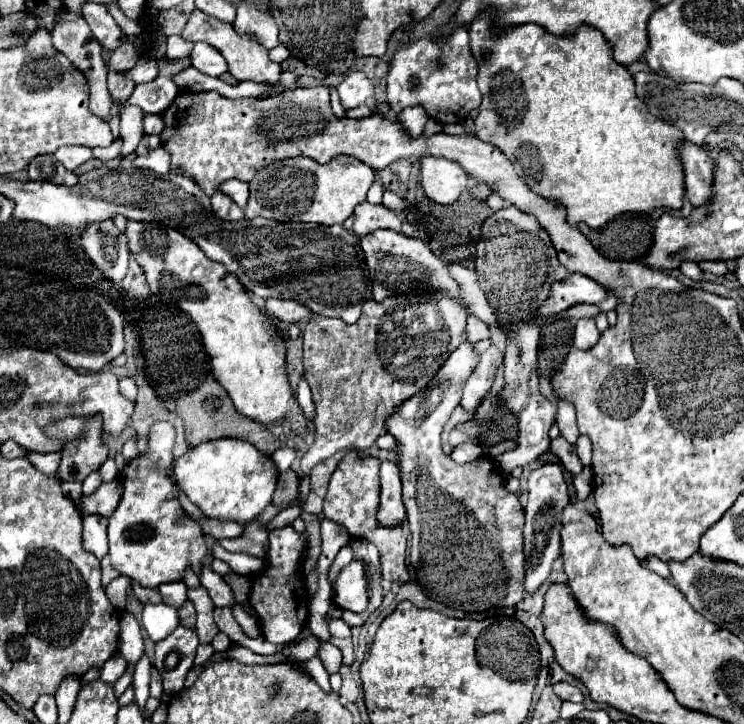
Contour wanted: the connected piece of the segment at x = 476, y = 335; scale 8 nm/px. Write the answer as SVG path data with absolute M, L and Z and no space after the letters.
M469 316L469 322L467 322L467 332L469 332L469 342L479 342L479 340L487 340L491 338L491 332L489 332L489 326L483 324L477 316Z

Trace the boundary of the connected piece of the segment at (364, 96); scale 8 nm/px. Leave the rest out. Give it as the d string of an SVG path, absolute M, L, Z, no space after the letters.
M349 72L345 80L337 86L341 104L345 110L357 108L361 104L371 102L373 98L373 84L363 72Z

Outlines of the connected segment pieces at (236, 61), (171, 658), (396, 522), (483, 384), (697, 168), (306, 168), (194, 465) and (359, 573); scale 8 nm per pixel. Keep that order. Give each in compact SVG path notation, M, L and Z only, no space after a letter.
M195 10L191 14L187 26L183 28L181 36L187 38L189 42L207 42L213 48L217 48L223 54L223 58L227 60L227 64L229 64L229 74L233 78L237 78L239 82L243 82L243 80L261 82L261 84L275 84L275 82L279 82L281 66L269 60L267 48L263 48L259 42L255 42L251 38L245 38L245 36L237 34L235 28L231 24L227 24L227 22L221 22L217 18L205 18L205 14L201 10Z
M177 626L163 642L155 646L155 668L163 678L167 694L179 694L191 664L195 660L199 638L195 630Z
M393 462L381 464L381 502L377 518L381 526L403 526L407 518L405 504L401 500L399 468Z
M491 346L485 354L481 354L479 364L475 366L473 374L469 376L469 380L465 382L465 388L463 388L463 398L461 398L463 410L471 410L471 412L477 410L483 396L491 390L497 368L501 364L503 364L503 354L495 346Z
M685 142L681 146L683 170L685 170L685 196L697 208L705 206L713 198L713 160L707 150Z
M297 156L273 162L259 170L249 182L249 202L245 206L245 218L269 218L279 222L313 222L323 226L343 224L357 204L367 196L369 186L375 180L375 170L357 158L339 156L327 164L319 164L311 158Z
M219 438L189 448L173 466L179 486L189 500L209 518L225 518L249 524L265 510L277 486L277 468L271 456L259 452L249 442L237 438Z
M351 560L351 564L347 564L339 574L332 591L337 606L351 612L363 612L369 602L365 566L359 560Z

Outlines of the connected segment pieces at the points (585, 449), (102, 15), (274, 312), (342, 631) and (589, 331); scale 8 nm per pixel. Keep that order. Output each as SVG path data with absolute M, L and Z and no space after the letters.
M579 436L575 446L577 446L577 454L581 458L581 464L591 466L591 440L587 436Z
M87 2L83 6L83 18L87 20L87 24L91 26L93 36L107 48L107 50L115 50L123 44L125 34L123 30L117 26L117 22L113 20L113 16L109 14L109 10L105 6L97 6L93 2Z
M267 298L265 310L273 318L277 318L281 322L289 322L289 324L295 324L311 314L311 310L307 310L307 306L303 306L295 300L281 300L281 298Z
M327 618L327 622L329 622L329 630L331 630L333 638L347 638L347 636L351 636L351 628L343 620Z
M579 320L573 335L573 345L579 350L591 350L601 338L601 332L595 328L595 320Z

